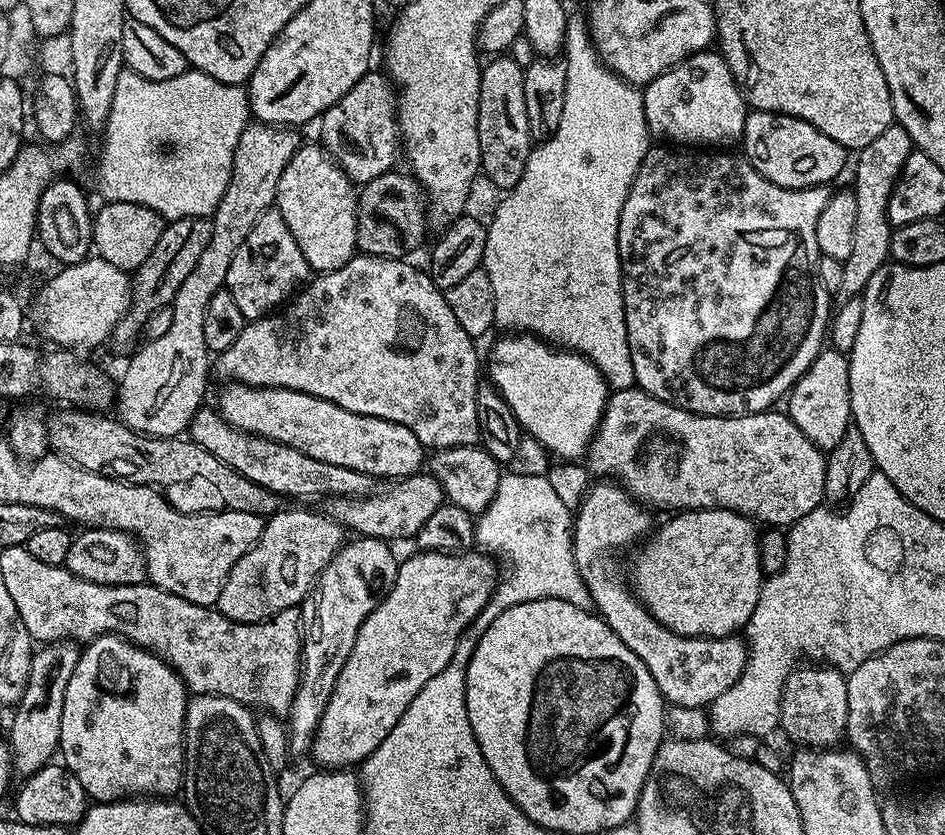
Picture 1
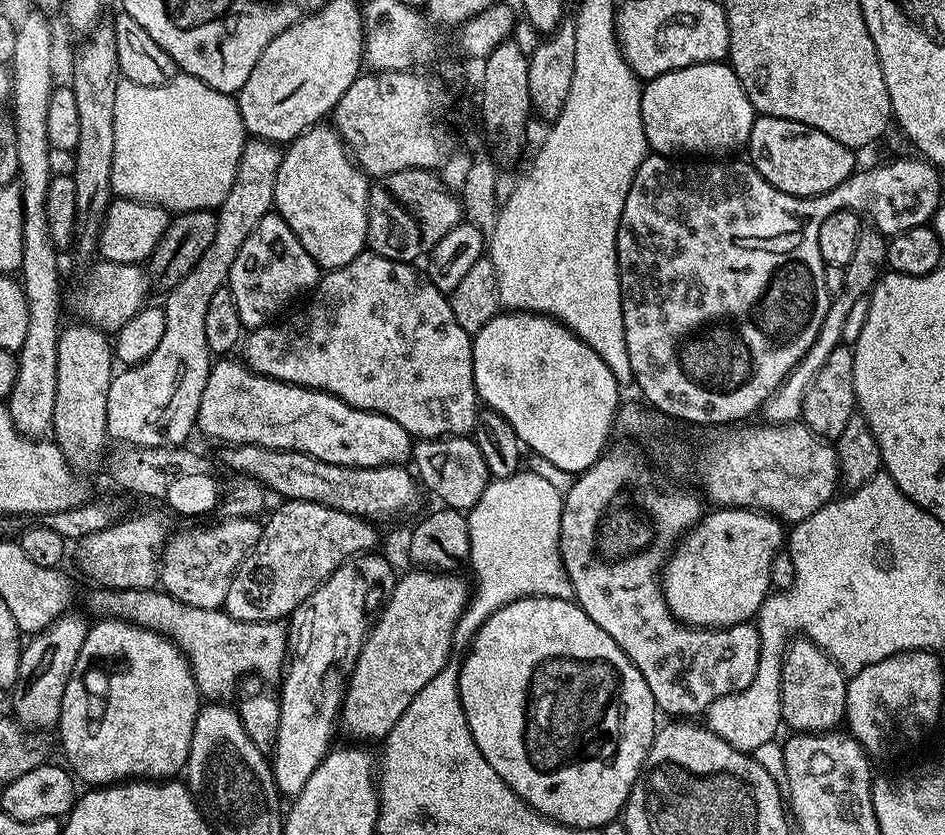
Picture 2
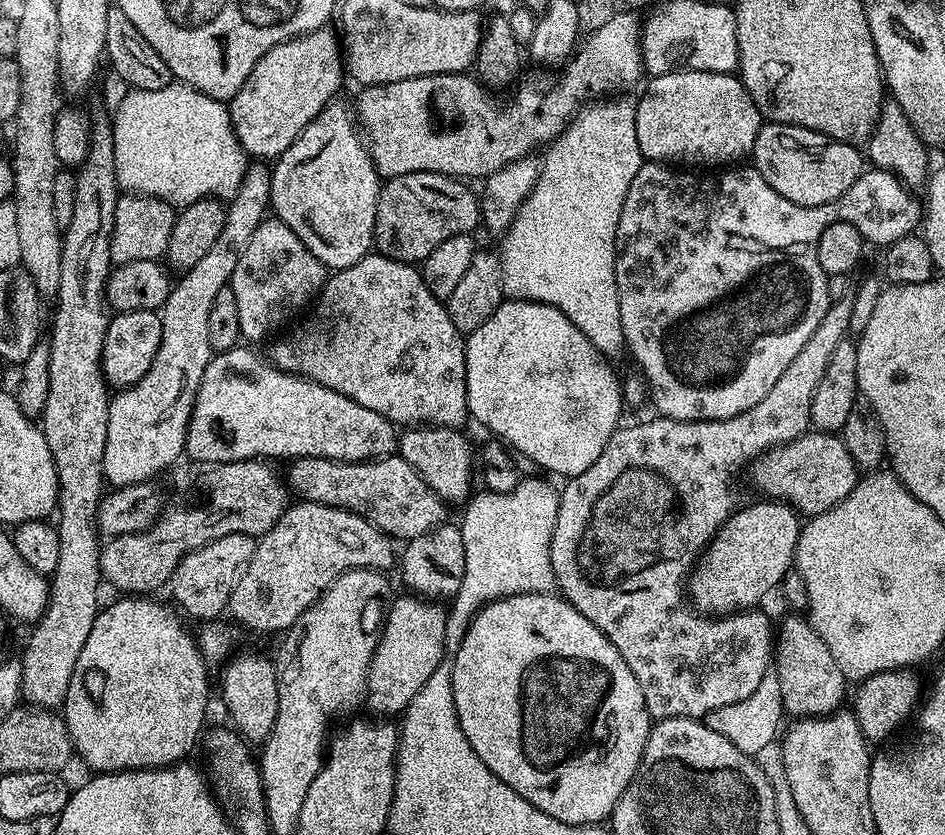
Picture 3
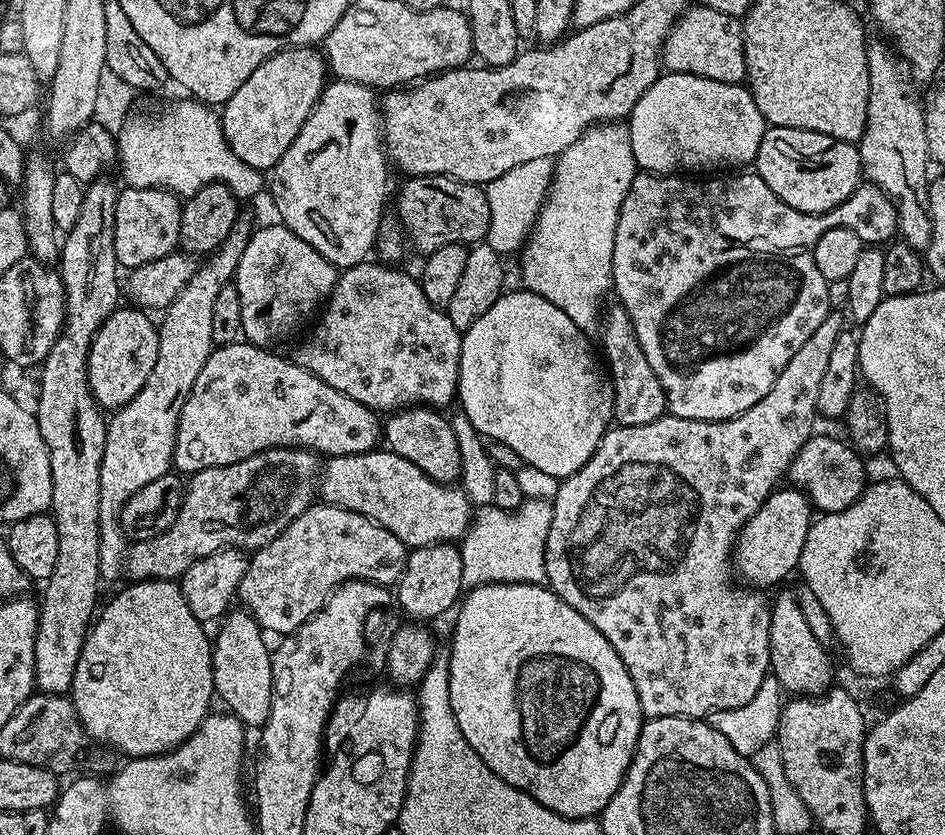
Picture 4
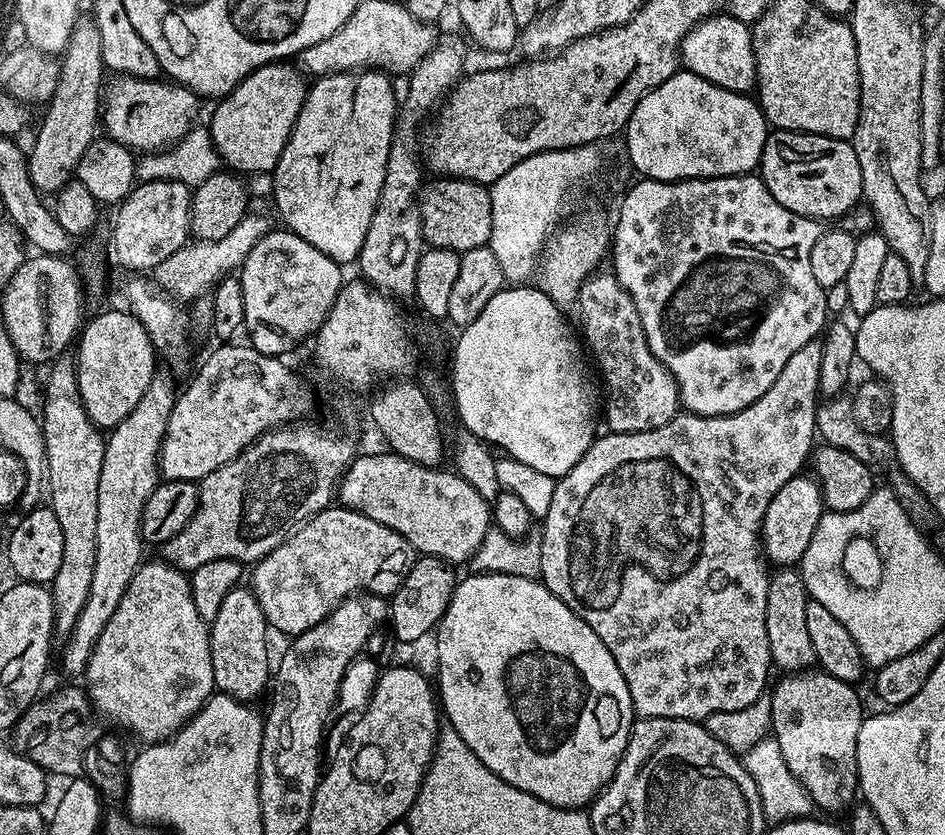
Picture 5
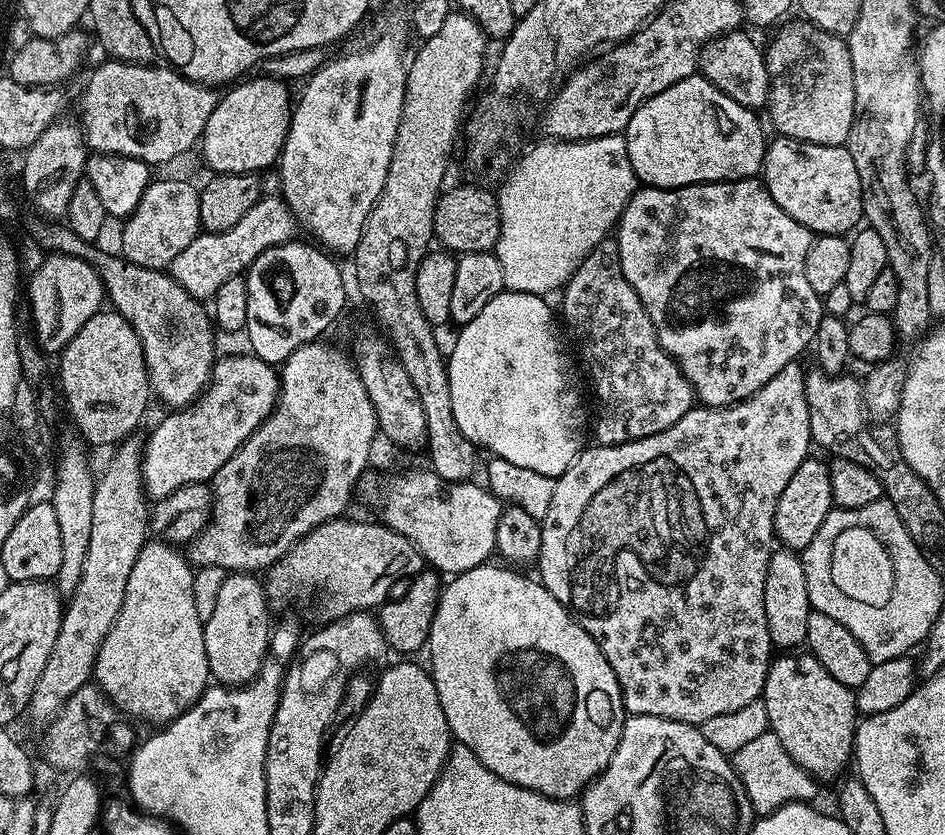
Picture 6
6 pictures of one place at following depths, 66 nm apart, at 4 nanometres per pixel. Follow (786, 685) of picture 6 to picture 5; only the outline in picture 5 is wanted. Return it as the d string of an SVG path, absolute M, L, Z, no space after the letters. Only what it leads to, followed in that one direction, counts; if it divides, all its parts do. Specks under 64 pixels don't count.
M822 670L789 672L779 678L781 680L777 684L775 681L770 688L770 732L782 749L782 759L785 760L786 766L790 766L790 774L794 774L798 782L802 782L817 809L825 808L828 812L840 812L844 807L847 809L858 796L856 747L858 726L866 712L860 705L860 696L855 692L857 689Z

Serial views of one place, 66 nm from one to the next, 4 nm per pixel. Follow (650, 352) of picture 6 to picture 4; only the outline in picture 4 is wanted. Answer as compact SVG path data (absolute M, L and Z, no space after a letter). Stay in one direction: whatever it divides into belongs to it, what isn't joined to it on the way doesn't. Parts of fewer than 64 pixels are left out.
M613 306L609 312L607 309L598 328L599 336L600 344L604 347L606 371L614 390L612 414L615 423L619 426L646 426L646 422L654 422L659 416L665 415L668 403L664 397L664 387L662 382L658 382L658 374L650 370L650 362L646 362L642 346L638 346L630 314L626 314L626 310L619 306Z

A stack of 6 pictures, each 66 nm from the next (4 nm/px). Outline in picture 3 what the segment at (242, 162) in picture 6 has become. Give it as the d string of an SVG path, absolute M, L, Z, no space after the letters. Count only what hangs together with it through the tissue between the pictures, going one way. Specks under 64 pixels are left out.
M325 26L307 32L305 36L296 36L293 40L283 40L278 46L274 46L262 58L258 58L258 66L250 70L250 78L242 82L238 94L230 101L232 125L234 134L240 145L249 157L260 162L275 161L287 148L302 134L302 130L310 123L327 104L337 99L336 91L340 83L346 80L346 68L342 63L342 44L331 32L331 27Z

